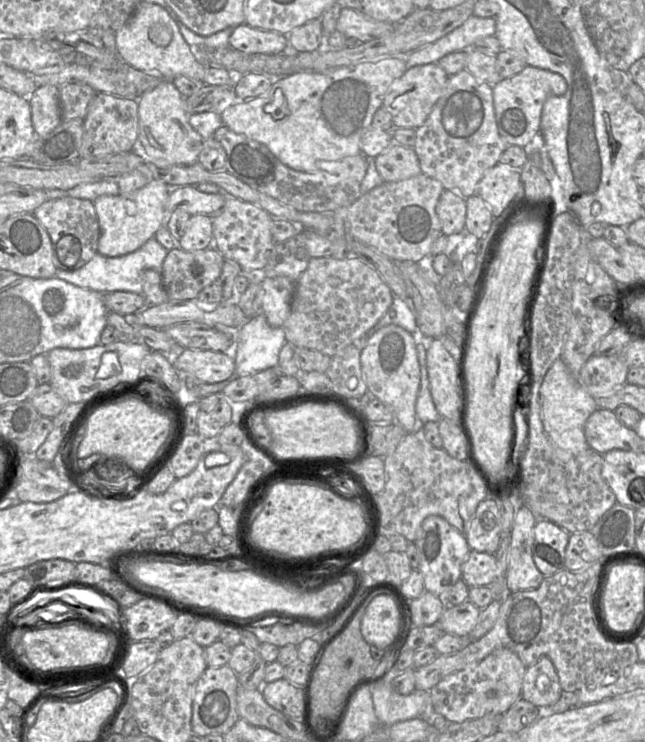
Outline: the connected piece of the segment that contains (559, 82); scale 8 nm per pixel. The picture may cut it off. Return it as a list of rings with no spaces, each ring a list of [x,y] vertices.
[[[526,66],[520,73],[501,79],[492,86],[498,131],[508,145],[530,149],[539,140],[542,109],[550,96],[561,96],[567,90],[565,79],[558,73]]]

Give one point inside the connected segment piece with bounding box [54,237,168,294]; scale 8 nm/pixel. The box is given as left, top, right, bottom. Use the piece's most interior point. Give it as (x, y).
(102, 274)

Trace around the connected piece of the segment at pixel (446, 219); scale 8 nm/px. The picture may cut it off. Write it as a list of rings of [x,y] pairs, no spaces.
[[[444,190],[437,203],[436,213],[441,221],[443,235],[458,234],[465,229],[466,199],[459,193]]]

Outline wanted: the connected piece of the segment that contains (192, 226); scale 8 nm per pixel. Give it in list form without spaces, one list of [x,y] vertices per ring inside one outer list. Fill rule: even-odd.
[[[203,214],[191,216],[177,246],[187,252],[200,251],[212,247],[212,217]]]

